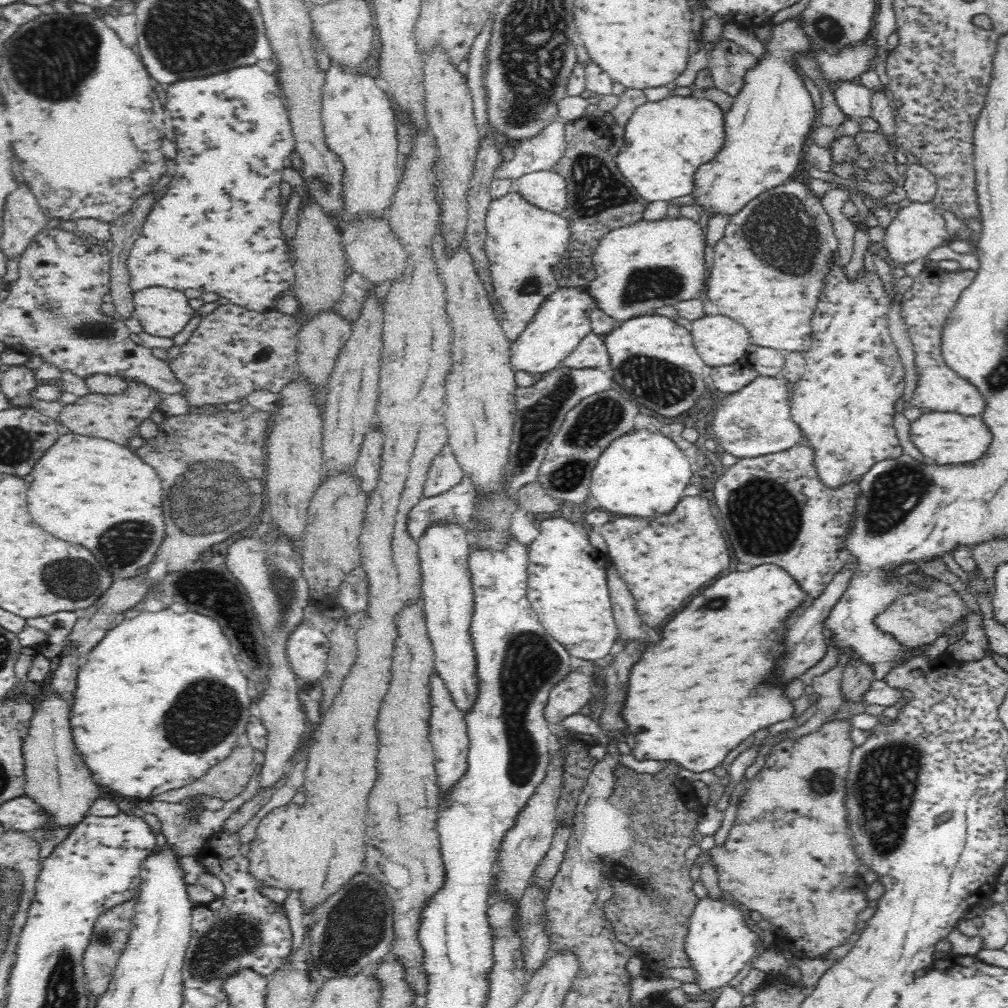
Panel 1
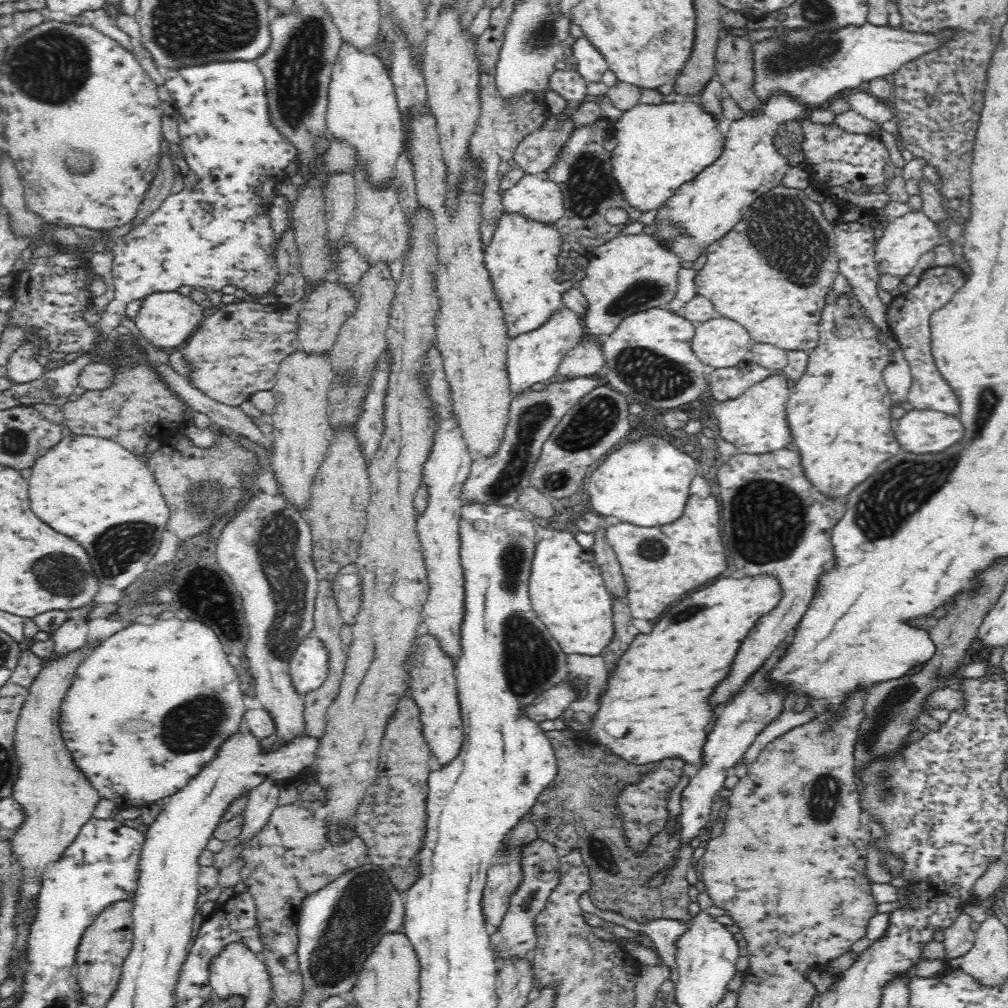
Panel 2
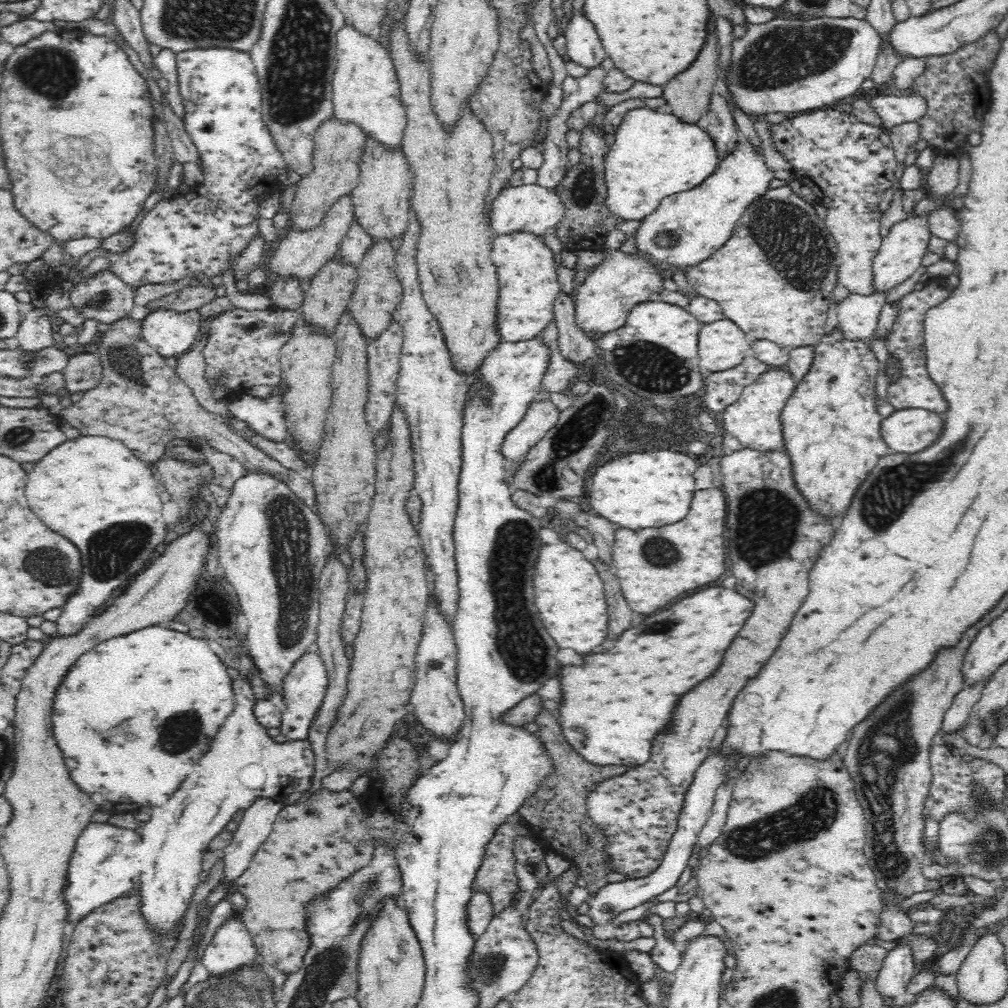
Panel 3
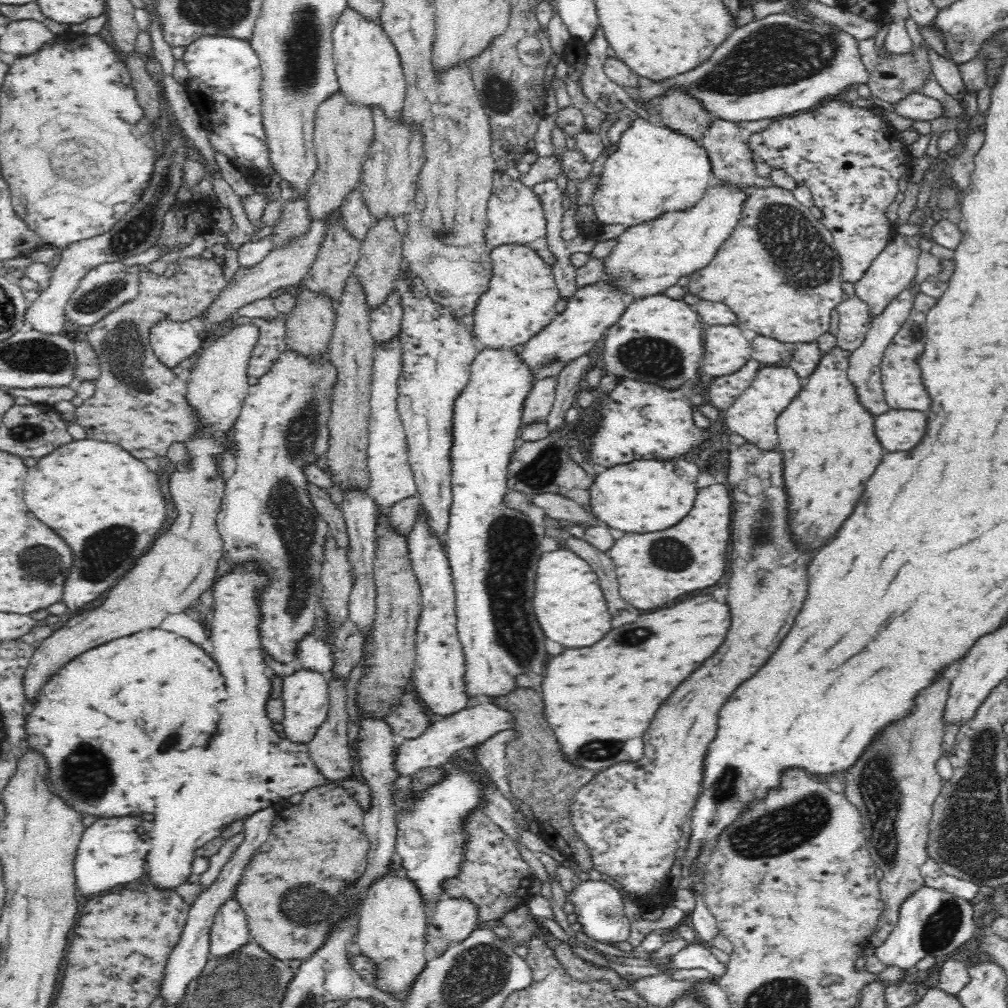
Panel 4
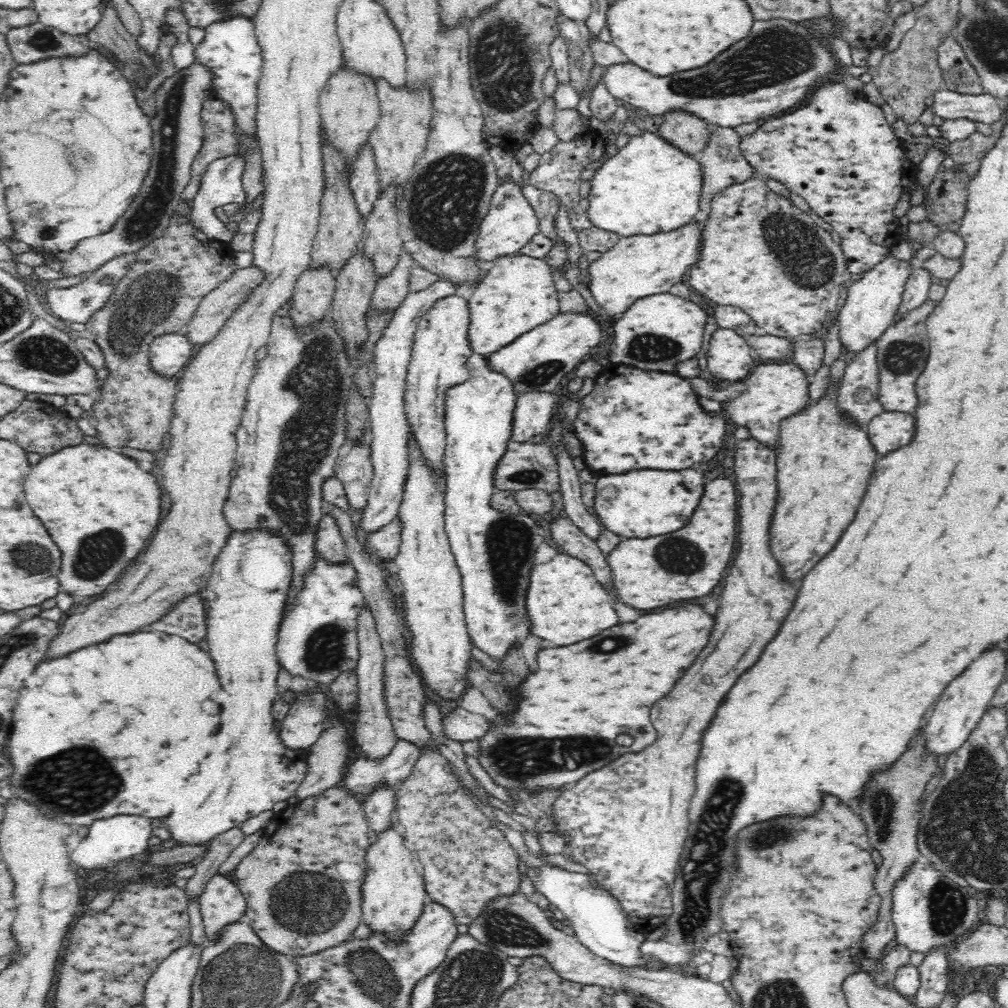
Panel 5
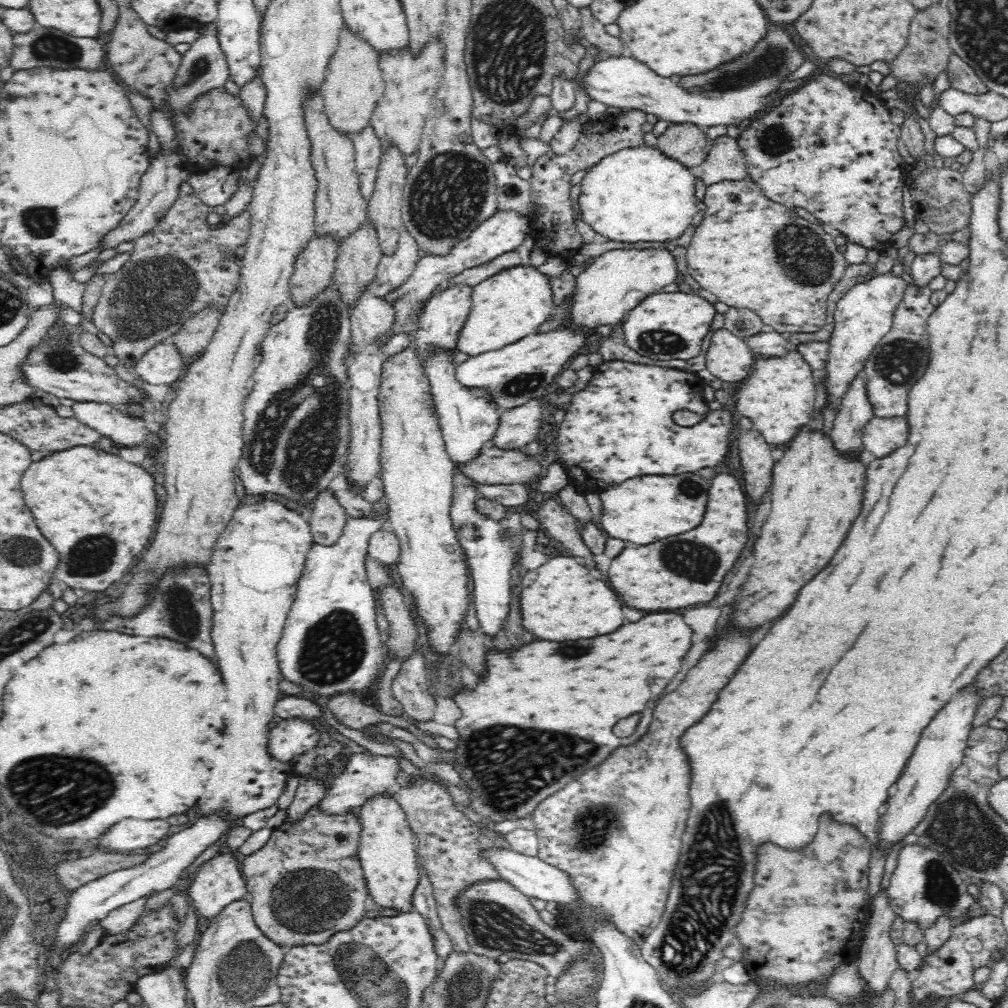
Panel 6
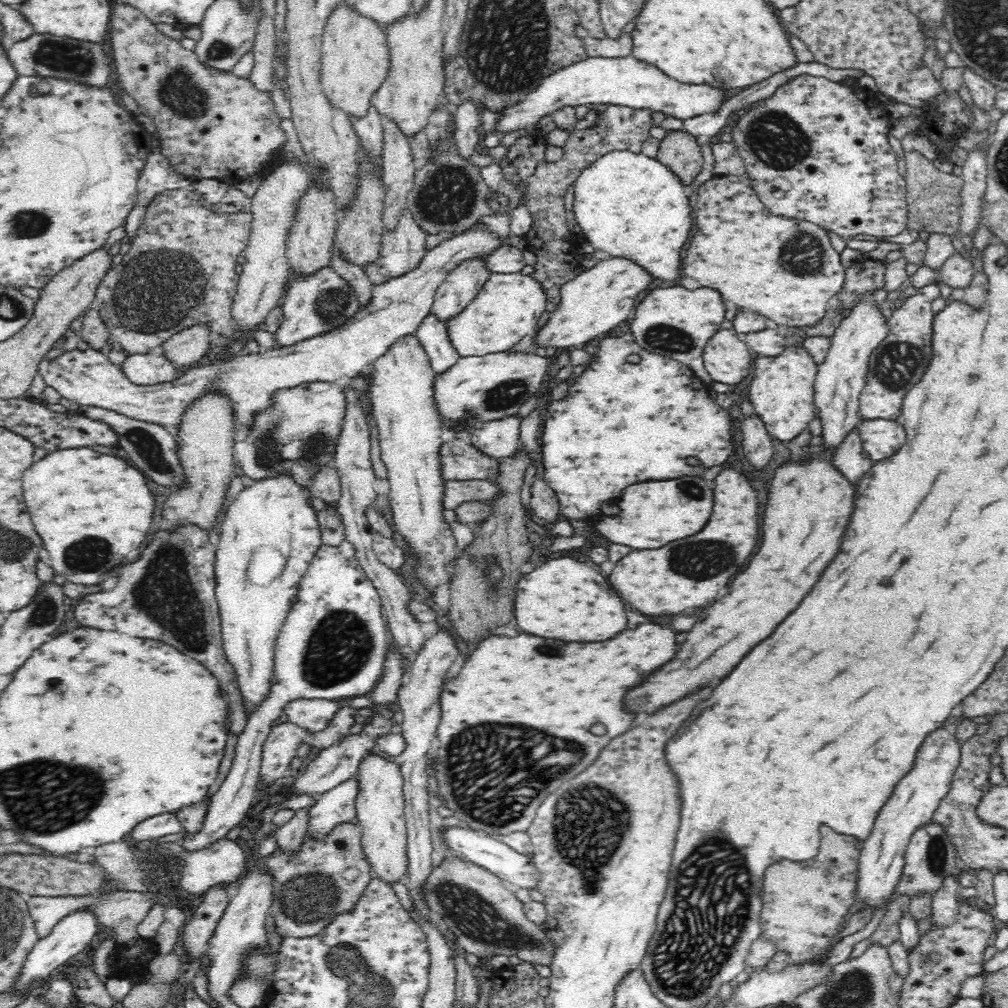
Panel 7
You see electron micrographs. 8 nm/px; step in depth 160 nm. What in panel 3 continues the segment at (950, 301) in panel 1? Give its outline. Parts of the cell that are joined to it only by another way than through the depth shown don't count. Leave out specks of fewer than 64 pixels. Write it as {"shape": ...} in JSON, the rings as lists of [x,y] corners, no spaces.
{"shape":[[[934,276],[925,283],[922,290],[913,290],[897,300],[897,311],[891,331],[886,336],[888,353],[902,362],[903,376],[895,379],[887,388],[887,400],[894,408],[924,409],[930,412],[948,412],[948,402],[940,390],[940,386],[934,382],[927,369],[927,357],[925,354],[924,319],[930,308],[942,304],[950,298],[953,290],[944,286],[944,280],[940,276]]]}

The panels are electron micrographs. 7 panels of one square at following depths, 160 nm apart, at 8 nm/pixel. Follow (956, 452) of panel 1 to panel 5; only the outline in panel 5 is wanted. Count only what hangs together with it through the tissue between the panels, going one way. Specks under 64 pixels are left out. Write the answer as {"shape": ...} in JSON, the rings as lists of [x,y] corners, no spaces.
{"shape":[[[884,412],[867,424],[868,435],[878,452],[894,452],[908,446],[916,434],[916,420],[904,412]]]}

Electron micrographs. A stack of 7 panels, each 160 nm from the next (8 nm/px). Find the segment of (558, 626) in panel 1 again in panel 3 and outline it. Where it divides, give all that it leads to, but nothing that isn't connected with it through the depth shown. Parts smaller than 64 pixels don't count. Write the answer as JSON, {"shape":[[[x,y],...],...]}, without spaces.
{"shape":[[[562,539],[558,544],[543,543],[541,548],[534,572],[534,602],[540,612],[540,618],[560,648],[572,648],[578,654],[590,654],[598,644],[606,640],[608,634],[604,582],[600,580],[594,564],[588,562],[582,551],[574,548],[574,545],[570,545],[566,540]]]}

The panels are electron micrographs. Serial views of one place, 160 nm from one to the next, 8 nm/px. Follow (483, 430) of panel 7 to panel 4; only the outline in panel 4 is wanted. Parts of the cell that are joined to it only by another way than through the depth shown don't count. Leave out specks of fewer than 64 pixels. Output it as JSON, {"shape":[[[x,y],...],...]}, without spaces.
{"shape":[[[548,376],[548,378],[536,380],[528,398],[524,402],[525,408],[522,422],[531,423],[547,419],[554,405],[558,383],[557,376]]]}

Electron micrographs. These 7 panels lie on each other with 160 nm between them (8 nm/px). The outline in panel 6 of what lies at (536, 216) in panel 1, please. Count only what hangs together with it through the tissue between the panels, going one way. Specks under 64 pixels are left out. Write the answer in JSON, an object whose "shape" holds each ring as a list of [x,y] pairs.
{"shape":[[[531,265],[500,269],[494,276],[473,286],[471,311],[460,332],[459,350],[474,357],[502,349],[535,333],[554,310],[554,292],[548,275],[538,272],[538,268]]]}

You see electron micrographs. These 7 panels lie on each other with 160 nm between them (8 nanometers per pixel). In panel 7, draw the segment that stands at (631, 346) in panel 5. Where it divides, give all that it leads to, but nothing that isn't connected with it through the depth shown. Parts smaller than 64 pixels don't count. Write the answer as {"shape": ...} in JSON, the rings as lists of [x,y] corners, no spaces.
{"shape":[[[668,286],[666,290],[656,288],[646,294],[634,312],[636,314],[630,319],[630,330],[640,348],[678,360],[684,366],[692,368],[705,384],[711,386],[714,383],[705,370],[702,354],[708,338],[718,332],[724,318],[724,304],[718,292],[708,288],[686,290],[680,286]]]}

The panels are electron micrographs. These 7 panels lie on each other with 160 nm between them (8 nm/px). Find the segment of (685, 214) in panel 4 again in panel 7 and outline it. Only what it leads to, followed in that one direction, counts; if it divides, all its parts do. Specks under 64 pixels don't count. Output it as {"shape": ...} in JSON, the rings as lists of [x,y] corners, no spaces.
{"shape":[[[610,255],[608,260],[600,260],[561,286],[560,302],[548,322],[534,336],[536,345],[561,350],[594,342],[596,336],[608,332],[608,328],[626,322],[638,304],[634,298],[638,298],[638,294],[648,290],[652,284],[654,274],[630,257]]]}

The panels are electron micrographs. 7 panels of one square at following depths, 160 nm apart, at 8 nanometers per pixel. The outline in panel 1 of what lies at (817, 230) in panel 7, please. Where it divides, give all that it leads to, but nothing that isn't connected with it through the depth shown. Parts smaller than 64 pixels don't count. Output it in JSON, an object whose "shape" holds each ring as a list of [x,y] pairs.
{"shape":[[[787,180],[784,184],[771,188],[748,201],[730,217],[724,236],[716,242],[713,248],[713,264],[706,280],[708,298],[716,304],[721,315],[734,318],[750,332],[752,344],[784,353],[800,352],[804,354],[804,350],[808,350],[812,344],[810,316],[814,312],[818,292],[822,288],[822,278],[827,273],[826,262],[838,248],[832,221],[822,207],[821,200],[806,184]]]}

